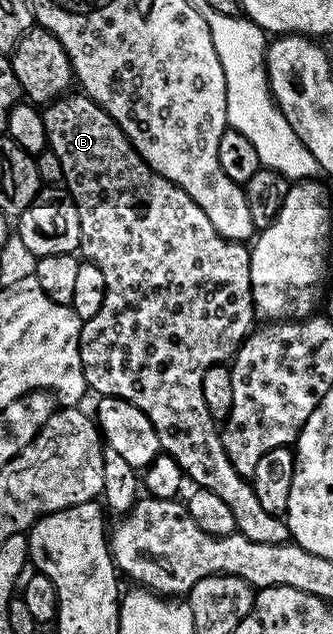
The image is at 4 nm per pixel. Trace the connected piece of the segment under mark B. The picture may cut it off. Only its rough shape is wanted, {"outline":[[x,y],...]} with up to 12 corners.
{"outline":[[88,95],[47,148],[103,271],[101,397],[255,543],[290,540],[223,451],[203,375],[255,325],[250,246]]}

